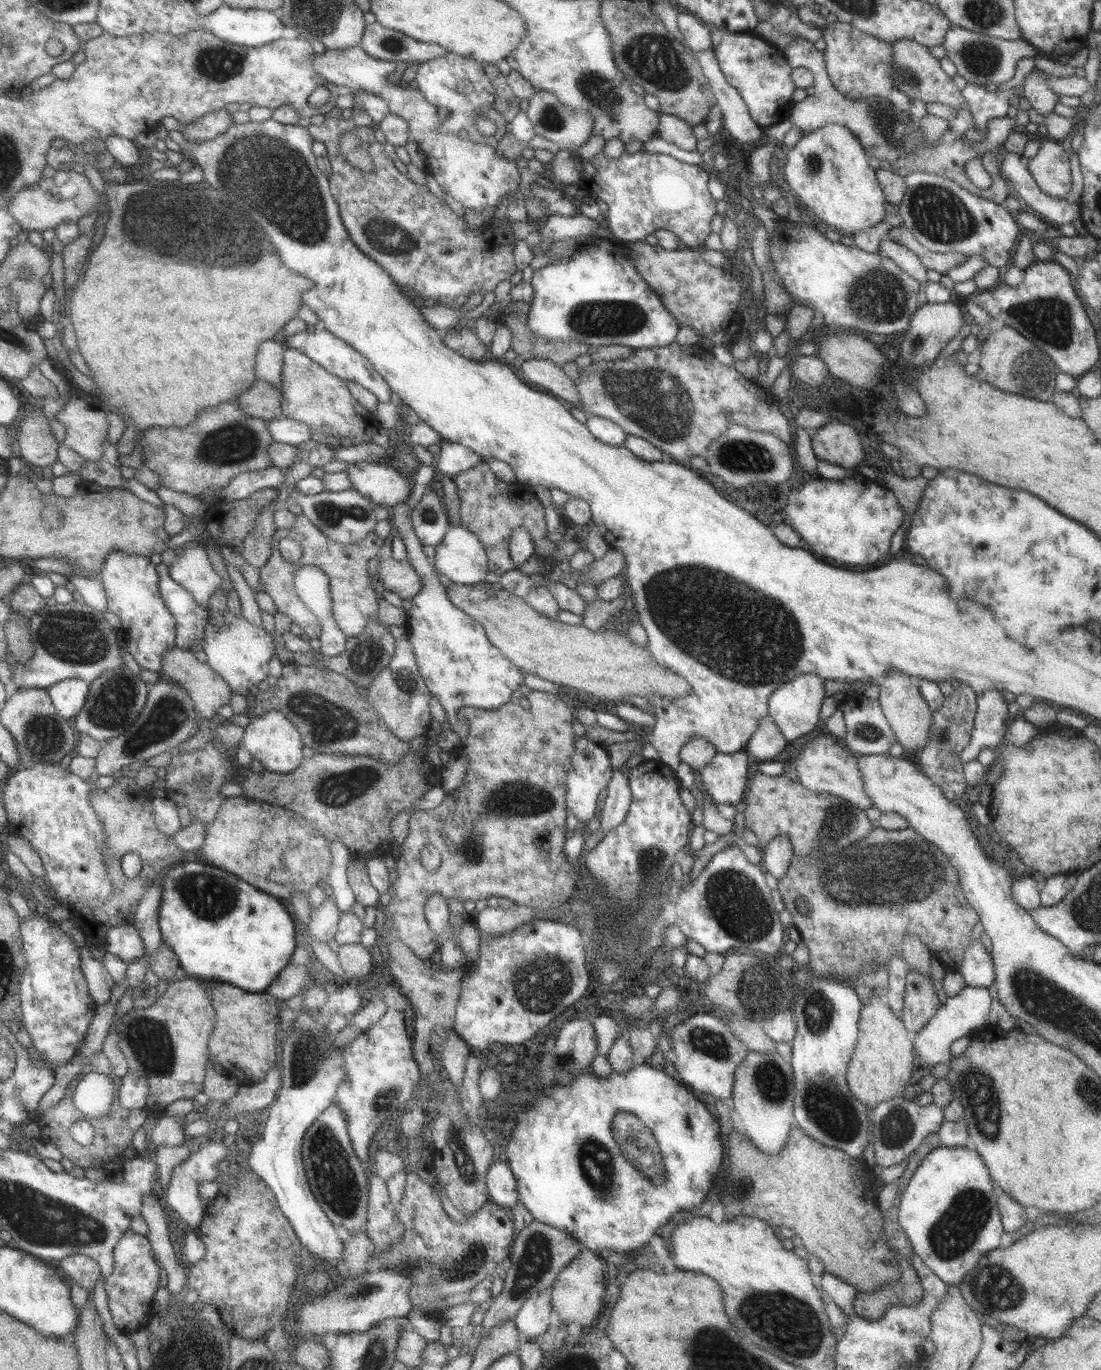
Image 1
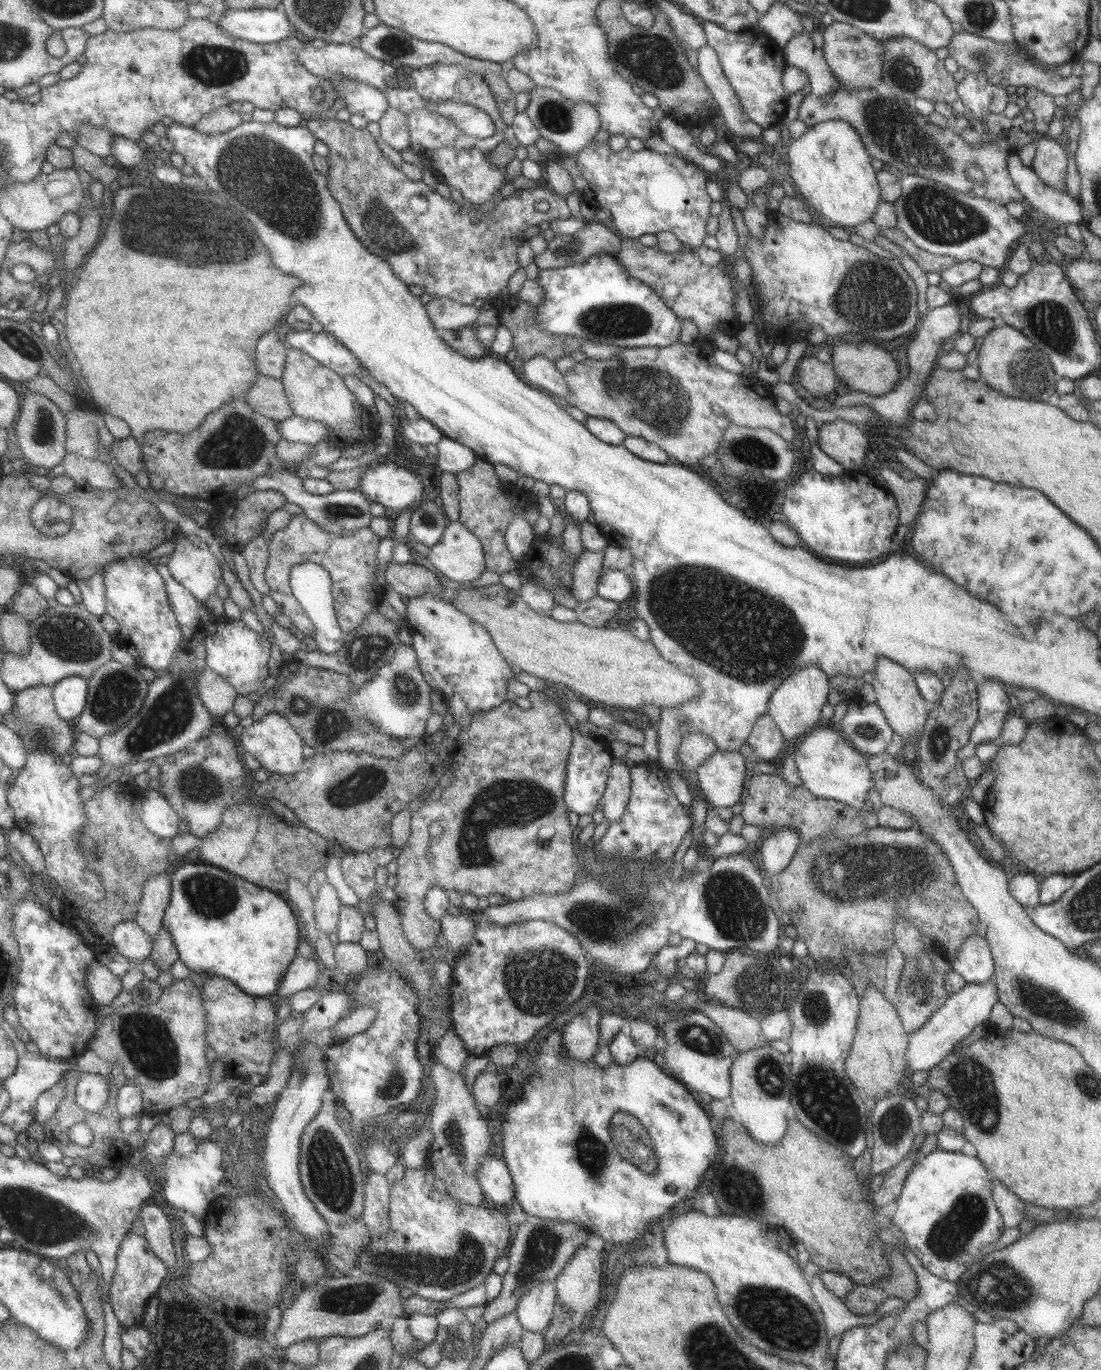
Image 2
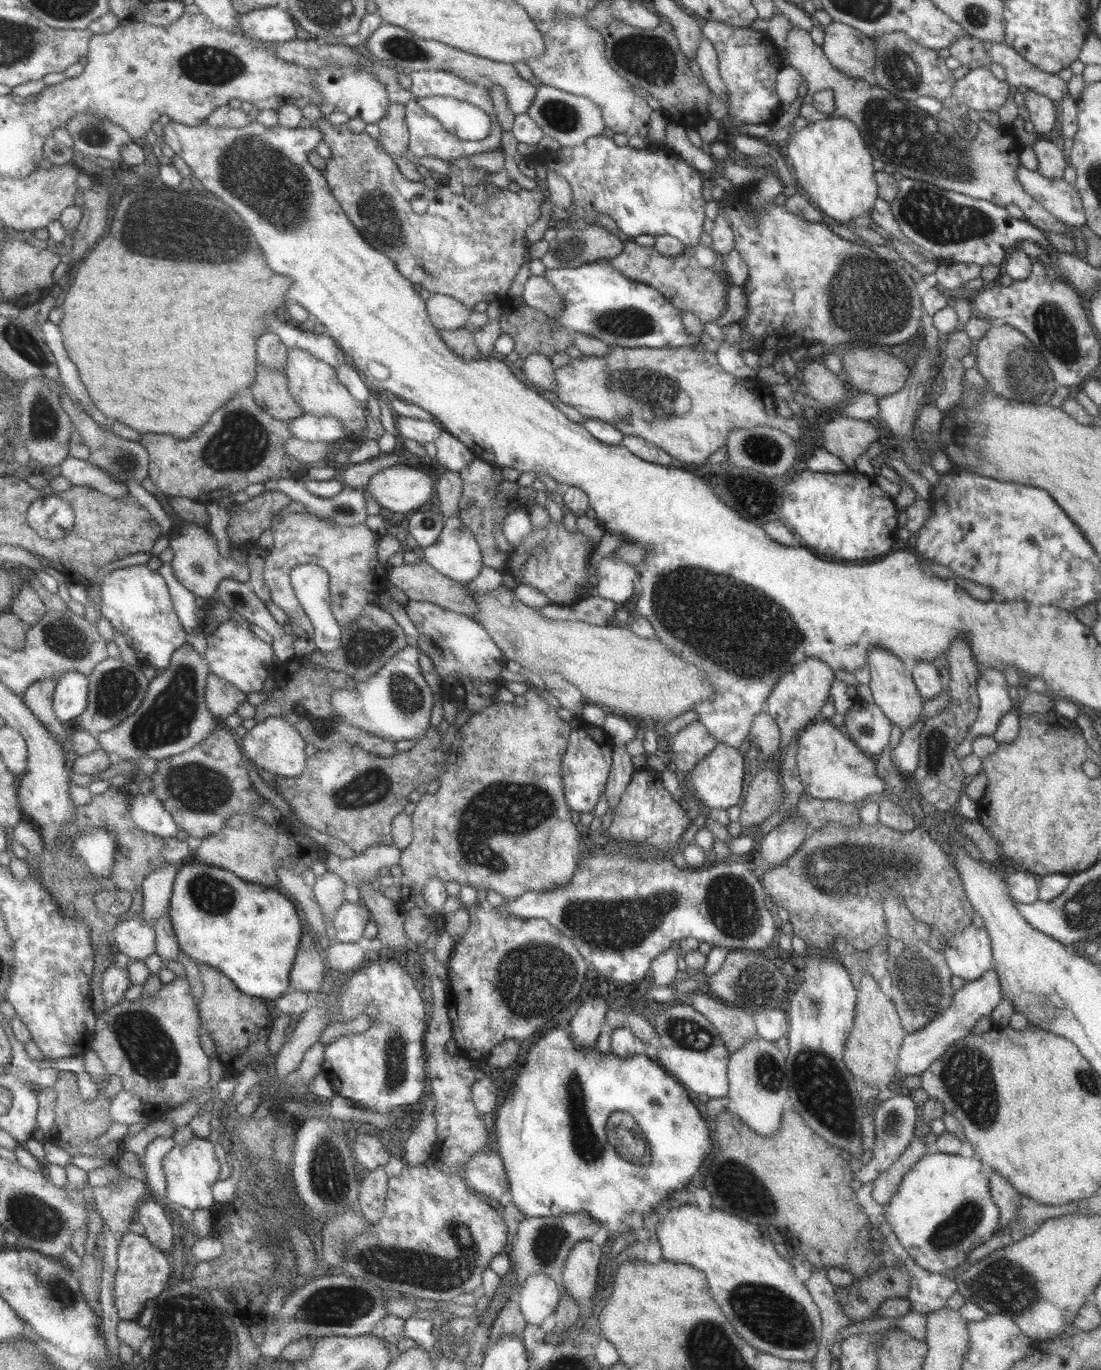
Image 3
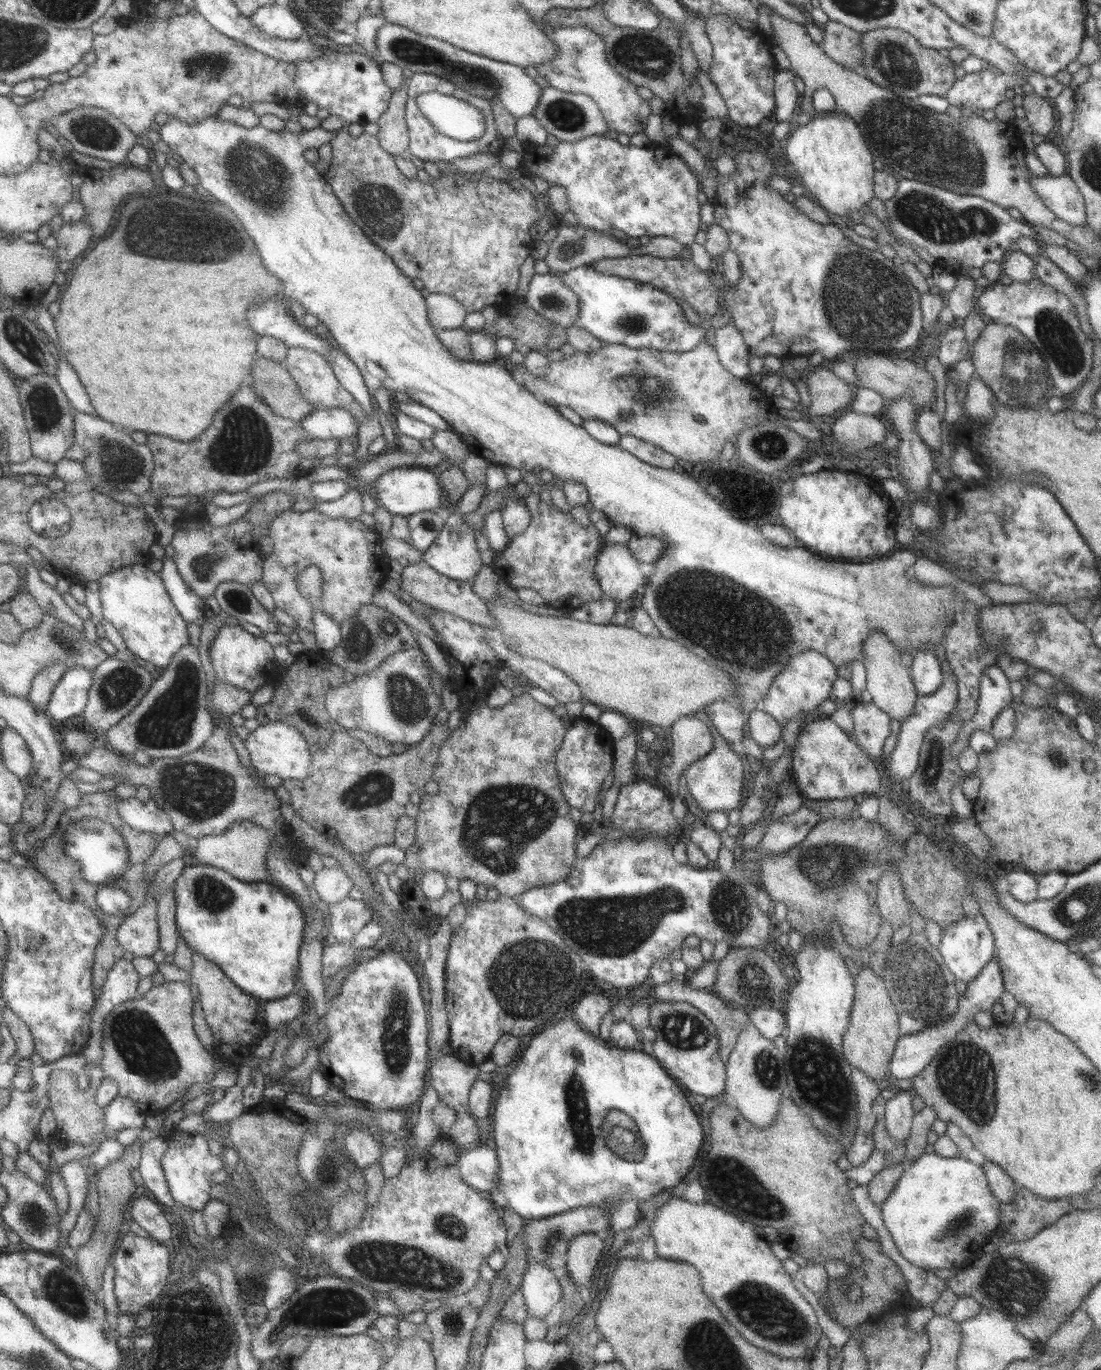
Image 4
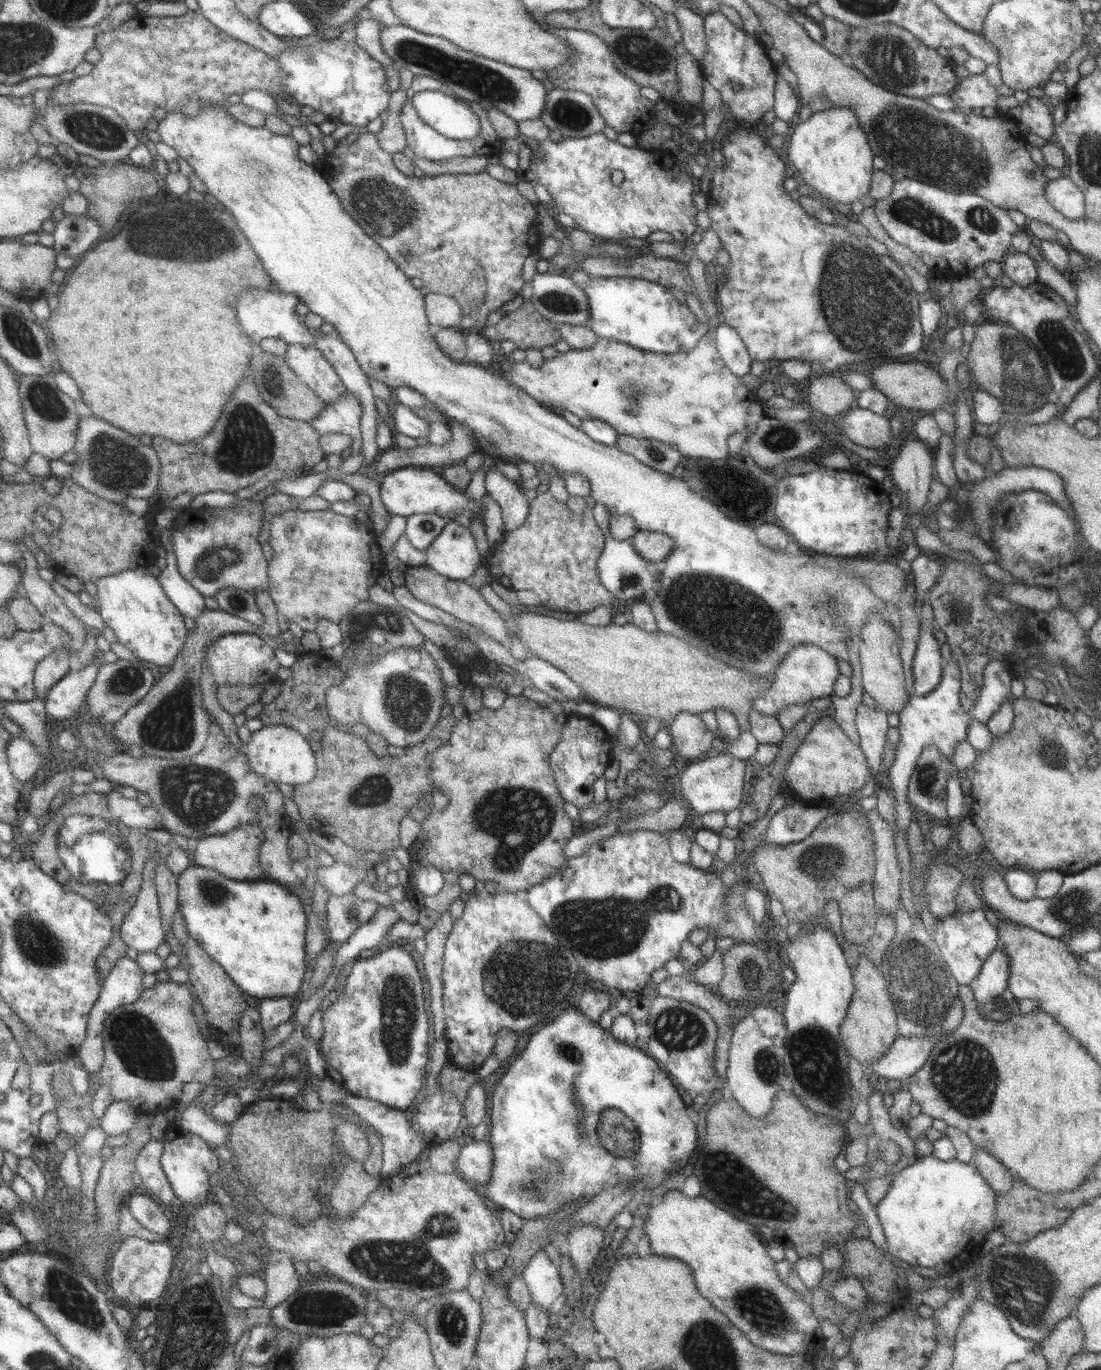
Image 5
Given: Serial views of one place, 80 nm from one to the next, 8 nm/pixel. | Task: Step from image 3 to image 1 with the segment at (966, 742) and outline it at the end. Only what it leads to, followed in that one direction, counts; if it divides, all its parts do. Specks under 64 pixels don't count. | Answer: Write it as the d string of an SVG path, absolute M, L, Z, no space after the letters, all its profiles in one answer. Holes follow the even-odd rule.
M985 691L976 695L977 712L970 733L969 743L959 753L961 763L977 759L984 748L999 748L1012 716L1007 711L1007 702L1001 691Z

